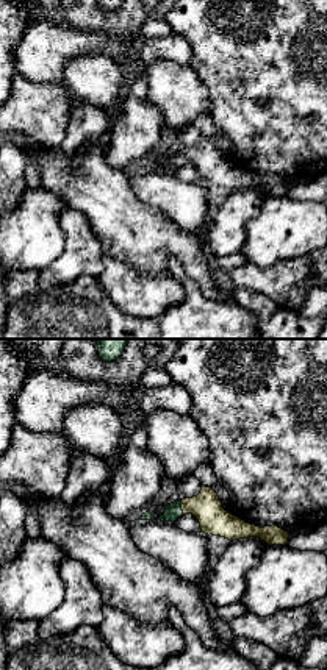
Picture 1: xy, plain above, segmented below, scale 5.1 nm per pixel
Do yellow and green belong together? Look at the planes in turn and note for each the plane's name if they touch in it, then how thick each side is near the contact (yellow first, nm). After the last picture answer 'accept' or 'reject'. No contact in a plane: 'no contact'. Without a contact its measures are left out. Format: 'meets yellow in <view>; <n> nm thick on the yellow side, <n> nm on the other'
meets yellow in xy; 160 nm thick on the yellow side, 90 nm on the other

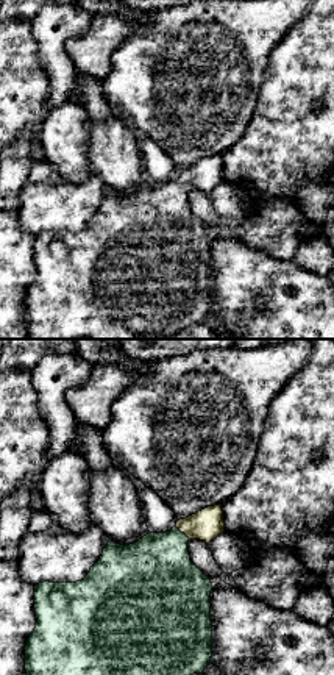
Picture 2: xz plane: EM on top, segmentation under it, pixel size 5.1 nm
meets yellow in xz; 160 nm thick on the yellow side, 380 nm on the other

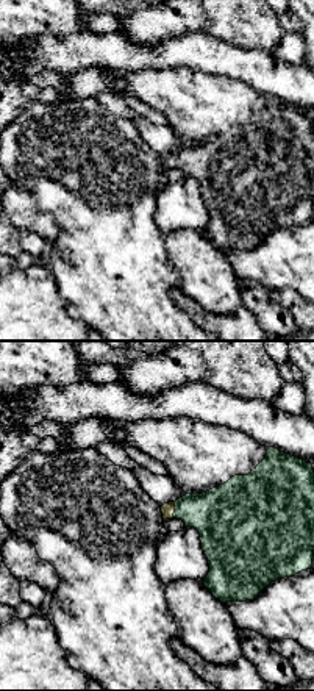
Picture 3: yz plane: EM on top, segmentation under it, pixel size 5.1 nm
meets yellow in yz; 70 nm thick on the yellow side, 300 nm on the other

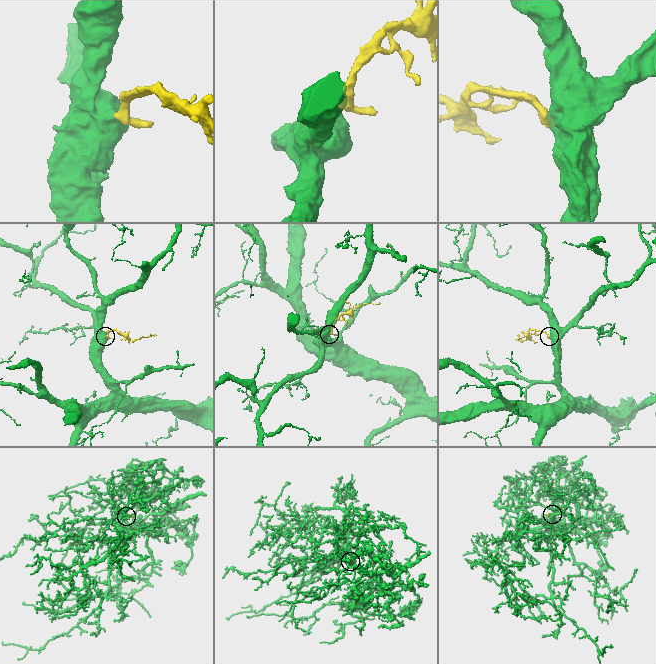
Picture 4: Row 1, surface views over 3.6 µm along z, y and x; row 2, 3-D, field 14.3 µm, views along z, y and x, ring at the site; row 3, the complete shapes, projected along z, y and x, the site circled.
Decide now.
accept

